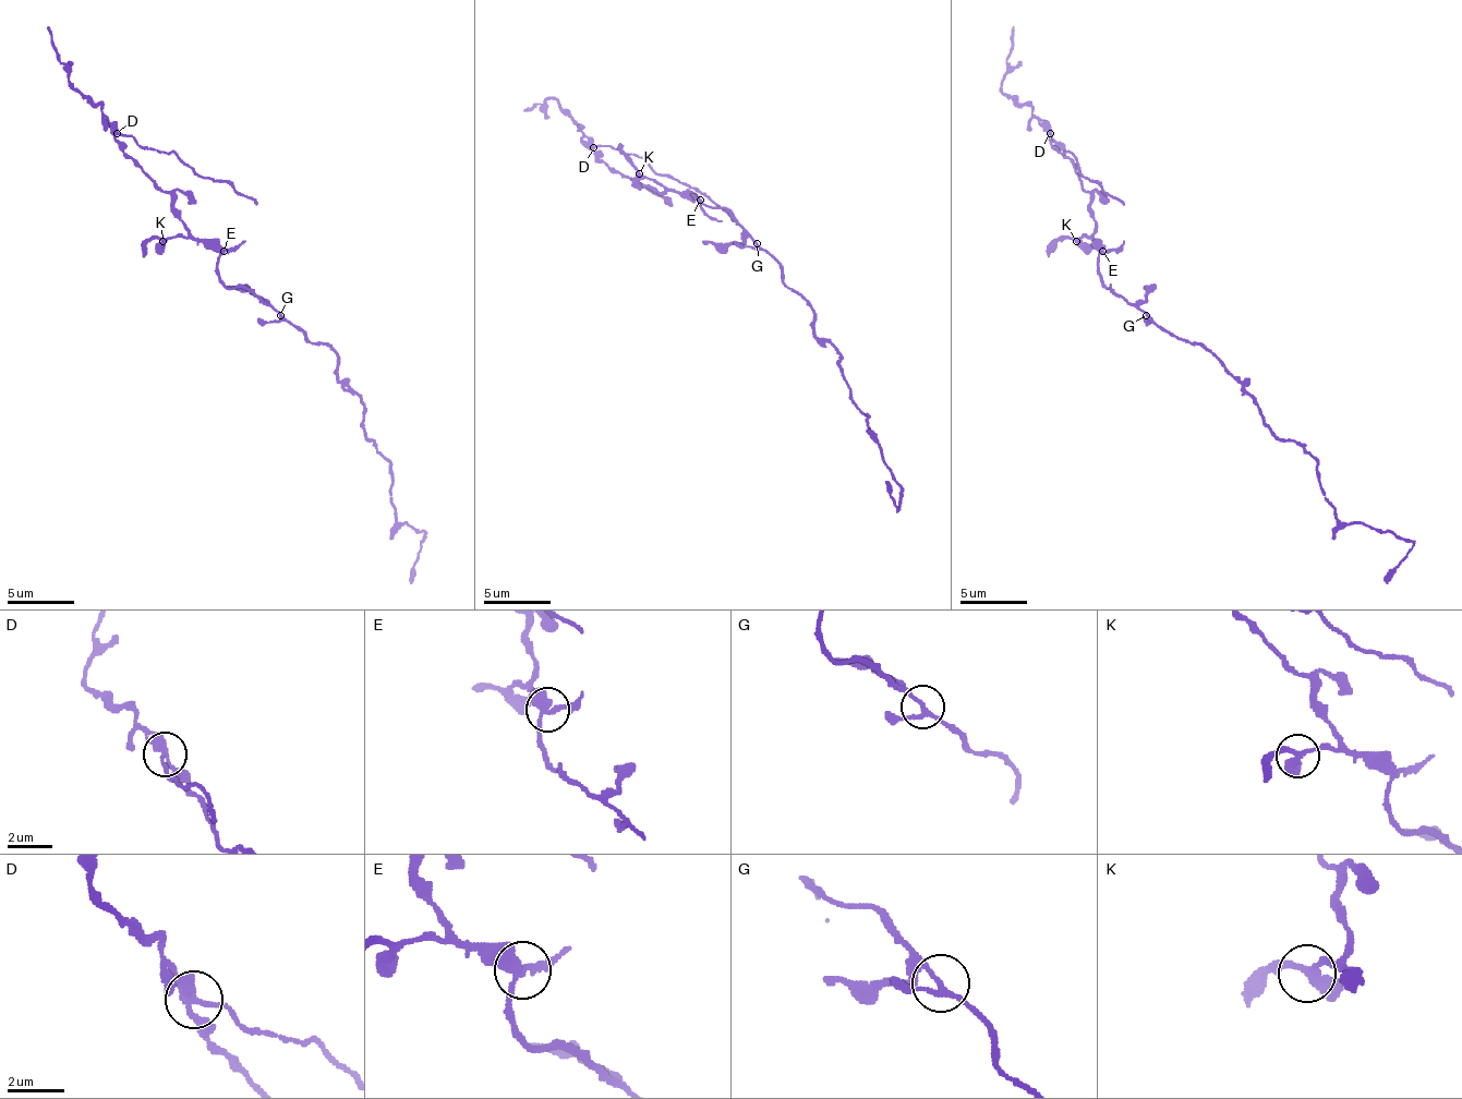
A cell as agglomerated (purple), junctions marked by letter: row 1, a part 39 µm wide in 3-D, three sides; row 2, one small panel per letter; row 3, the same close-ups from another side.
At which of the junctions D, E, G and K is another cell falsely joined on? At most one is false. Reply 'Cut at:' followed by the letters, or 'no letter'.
Cut at: D

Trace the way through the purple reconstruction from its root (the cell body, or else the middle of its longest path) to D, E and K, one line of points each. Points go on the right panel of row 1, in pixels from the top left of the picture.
D: (1149, 315), (1126, 305), (1099, 278), (1092, 201), (1076, 167), (1049, 134)
E: (1149, 315), (1126, 305), (1099, 278), (1099, 254), (1102, 251)
K: (1149, 315), (1126, 305), (1099, 278), (1099, 248), (1089, 238), (1076, 241)

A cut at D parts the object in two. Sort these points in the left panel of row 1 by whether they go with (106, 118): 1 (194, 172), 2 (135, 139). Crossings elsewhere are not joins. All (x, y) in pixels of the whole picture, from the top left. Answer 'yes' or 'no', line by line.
1: no
2: no

